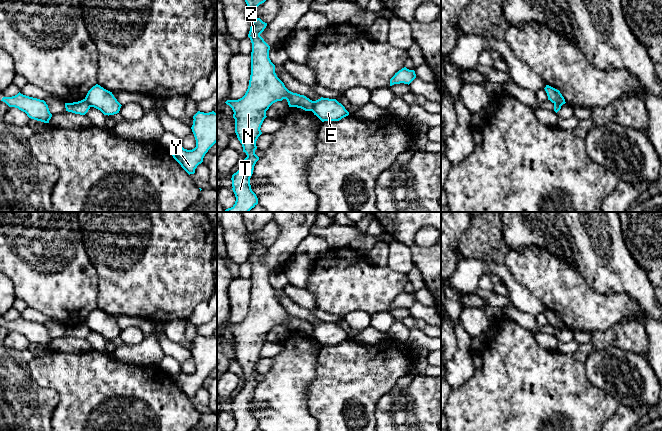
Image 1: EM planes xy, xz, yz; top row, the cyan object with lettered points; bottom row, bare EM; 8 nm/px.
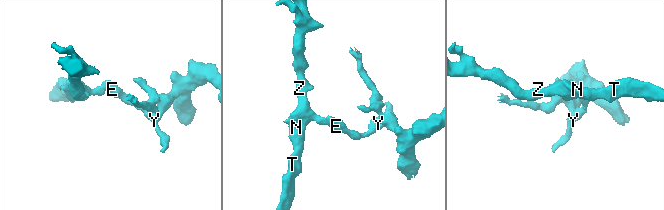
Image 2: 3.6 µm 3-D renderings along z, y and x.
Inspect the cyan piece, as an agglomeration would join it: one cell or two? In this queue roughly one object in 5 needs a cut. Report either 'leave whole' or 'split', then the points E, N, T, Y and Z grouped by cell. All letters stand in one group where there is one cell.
split; E Y / N T Z

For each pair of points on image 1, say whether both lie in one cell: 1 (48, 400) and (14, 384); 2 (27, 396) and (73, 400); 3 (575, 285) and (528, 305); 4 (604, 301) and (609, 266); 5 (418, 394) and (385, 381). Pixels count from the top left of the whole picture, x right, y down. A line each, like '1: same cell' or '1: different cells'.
1: same cell
2: different cells
3: different cells
4: different cells
5: different cells

